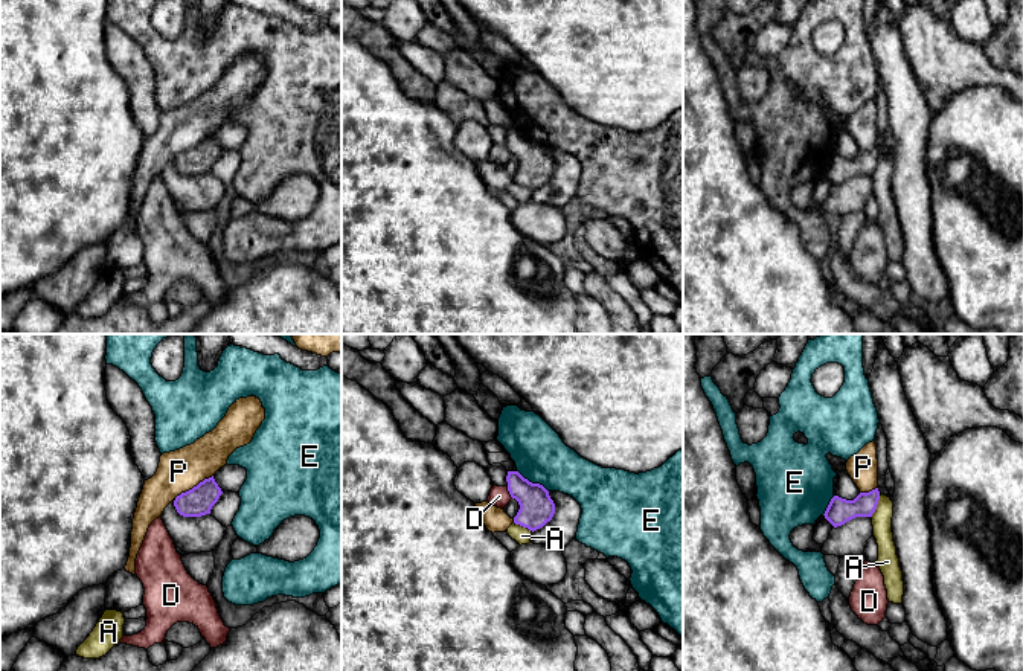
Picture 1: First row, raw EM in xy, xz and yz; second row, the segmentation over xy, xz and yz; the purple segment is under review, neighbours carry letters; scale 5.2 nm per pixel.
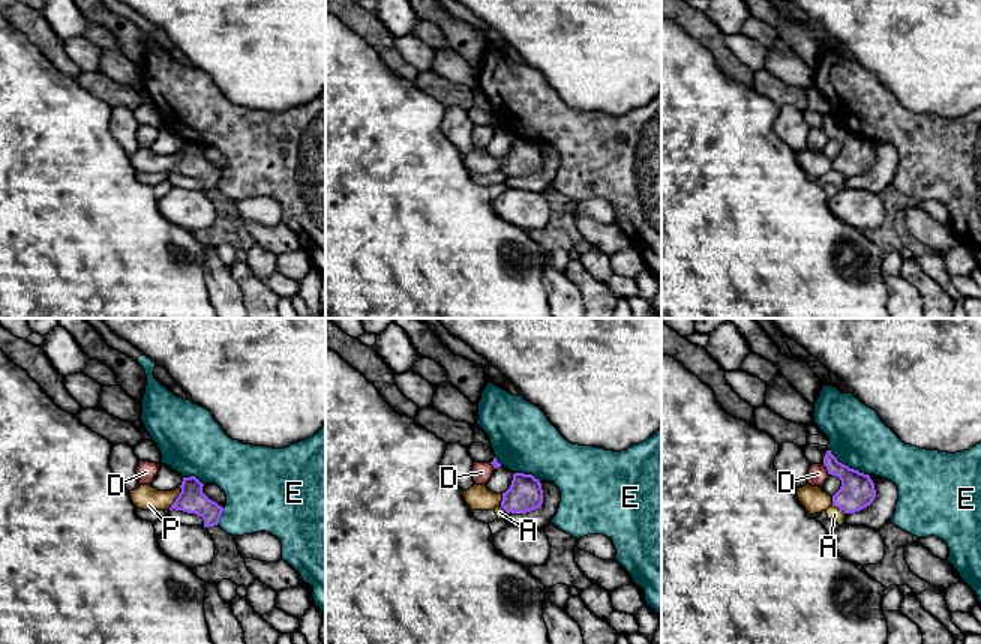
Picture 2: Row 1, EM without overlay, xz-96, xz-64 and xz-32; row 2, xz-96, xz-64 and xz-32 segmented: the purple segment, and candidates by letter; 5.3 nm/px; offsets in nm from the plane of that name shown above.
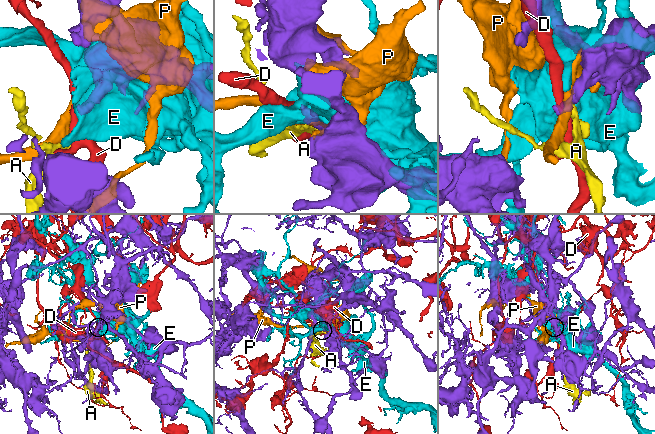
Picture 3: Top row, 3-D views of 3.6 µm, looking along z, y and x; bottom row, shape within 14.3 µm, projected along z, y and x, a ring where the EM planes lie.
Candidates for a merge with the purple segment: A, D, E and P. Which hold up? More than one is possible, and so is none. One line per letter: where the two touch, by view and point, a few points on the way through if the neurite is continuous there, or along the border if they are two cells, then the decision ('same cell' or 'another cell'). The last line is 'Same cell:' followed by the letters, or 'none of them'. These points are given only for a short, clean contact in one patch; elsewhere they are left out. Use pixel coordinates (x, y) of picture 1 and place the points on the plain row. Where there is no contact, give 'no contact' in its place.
A: yz (875, 165) | another cell
D: xz (509, 151) | another cell
E: xz (531, 141) | another cell
P: xy (194, 145) | another cell
Same cell: none of them

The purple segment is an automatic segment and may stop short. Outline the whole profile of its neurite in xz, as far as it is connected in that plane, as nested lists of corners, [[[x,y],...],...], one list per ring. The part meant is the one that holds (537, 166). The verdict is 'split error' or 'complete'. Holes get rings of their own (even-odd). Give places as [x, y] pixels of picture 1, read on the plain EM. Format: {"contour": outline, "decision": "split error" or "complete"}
{"contour": [[[508,130],[506,140],[511,156],[520,163],[515,183],[534,191],[552,178],[555,162],[543,143],[529,140],[518,130]]], "decision": "complete"}

